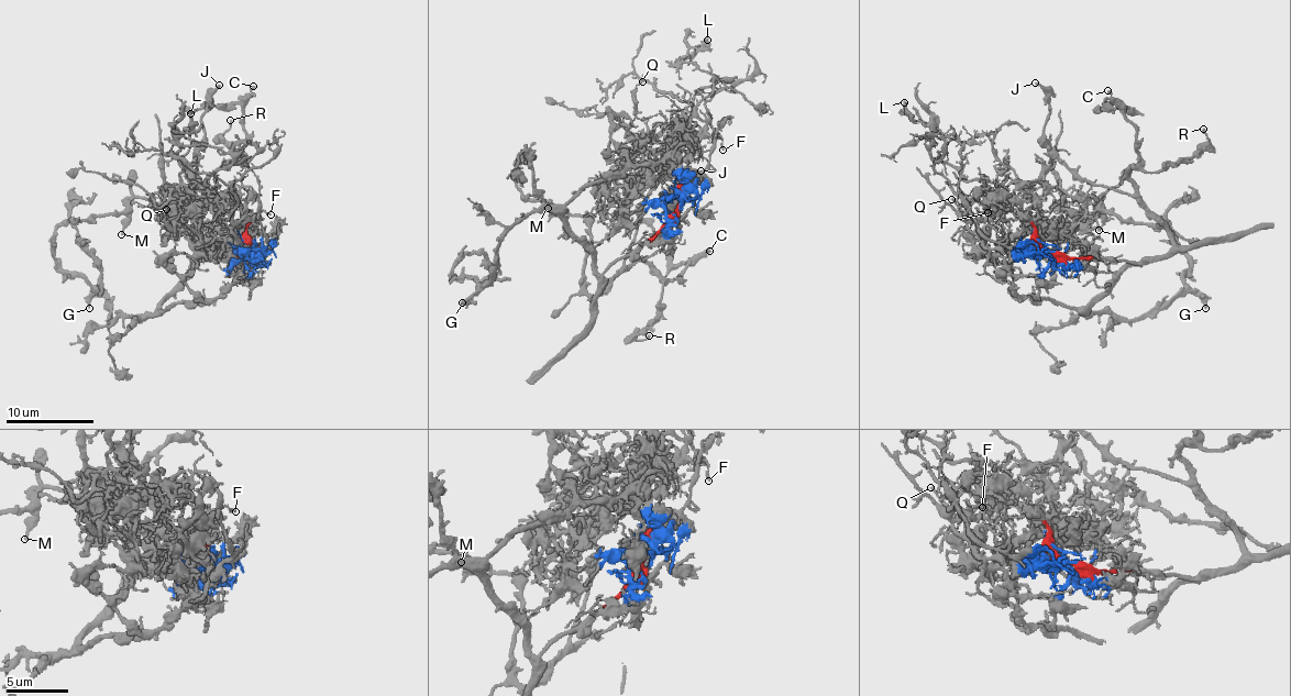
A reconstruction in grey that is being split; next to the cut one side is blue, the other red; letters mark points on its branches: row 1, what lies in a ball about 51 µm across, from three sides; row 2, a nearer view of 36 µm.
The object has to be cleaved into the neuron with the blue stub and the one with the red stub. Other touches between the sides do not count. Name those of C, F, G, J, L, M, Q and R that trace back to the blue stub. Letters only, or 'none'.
F, L, Q

